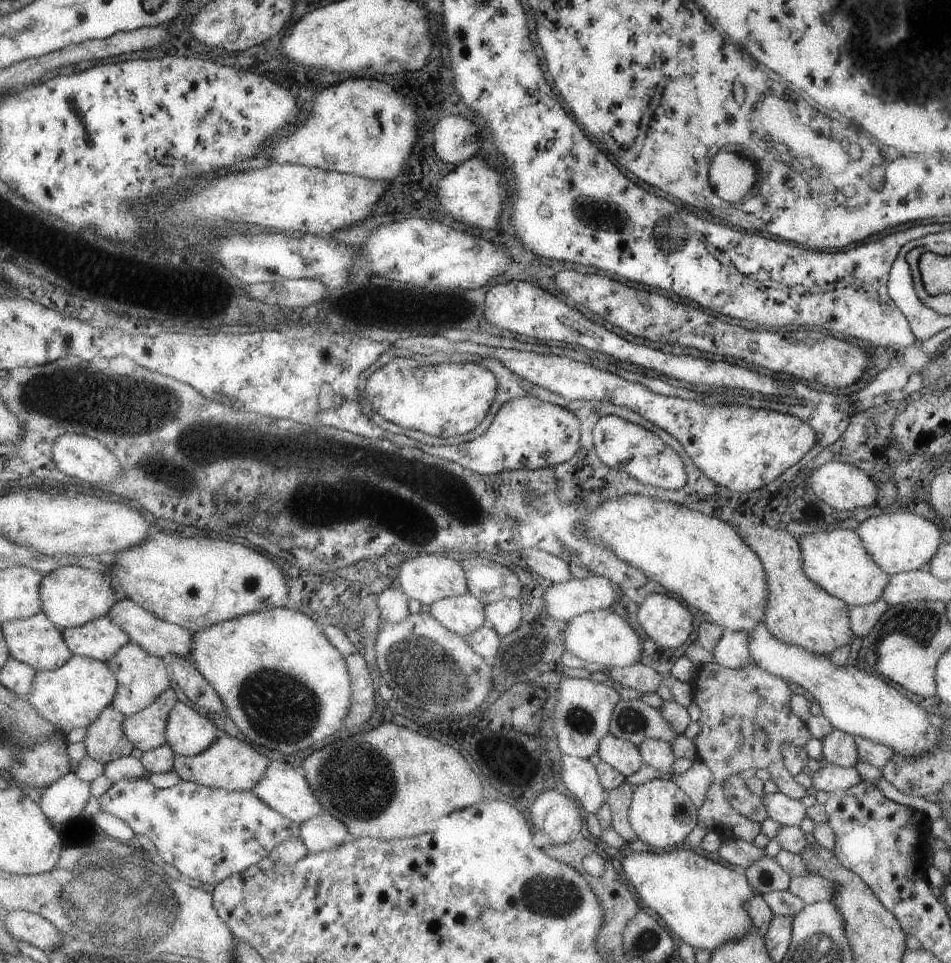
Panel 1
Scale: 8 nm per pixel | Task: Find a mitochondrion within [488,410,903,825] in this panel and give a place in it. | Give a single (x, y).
(578, 719)

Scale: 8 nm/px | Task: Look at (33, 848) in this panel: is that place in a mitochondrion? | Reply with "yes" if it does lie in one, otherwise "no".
no

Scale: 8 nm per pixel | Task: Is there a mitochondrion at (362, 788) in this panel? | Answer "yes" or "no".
yes

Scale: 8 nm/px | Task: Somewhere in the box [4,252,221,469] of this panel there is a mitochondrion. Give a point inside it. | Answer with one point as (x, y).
(34, 393)

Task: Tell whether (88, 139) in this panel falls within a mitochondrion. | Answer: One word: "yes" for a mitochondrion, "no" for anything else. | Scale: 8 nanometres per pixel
no

